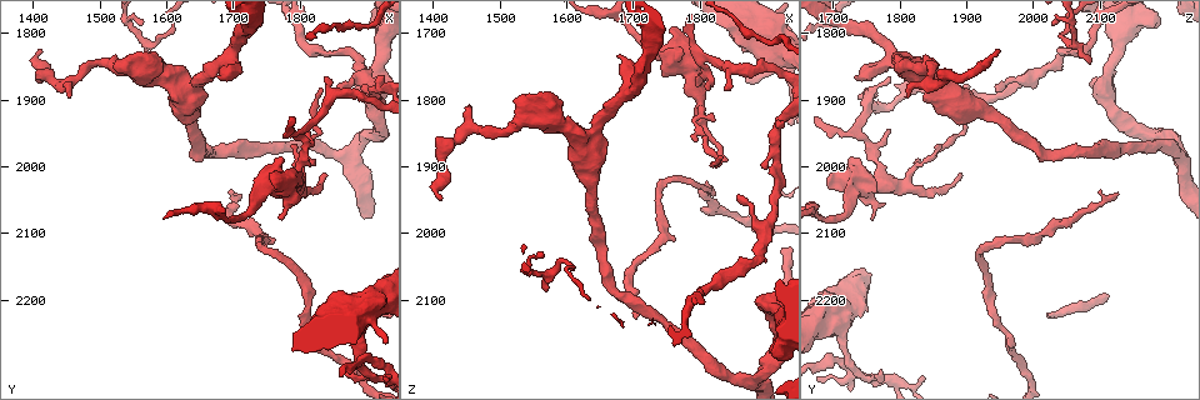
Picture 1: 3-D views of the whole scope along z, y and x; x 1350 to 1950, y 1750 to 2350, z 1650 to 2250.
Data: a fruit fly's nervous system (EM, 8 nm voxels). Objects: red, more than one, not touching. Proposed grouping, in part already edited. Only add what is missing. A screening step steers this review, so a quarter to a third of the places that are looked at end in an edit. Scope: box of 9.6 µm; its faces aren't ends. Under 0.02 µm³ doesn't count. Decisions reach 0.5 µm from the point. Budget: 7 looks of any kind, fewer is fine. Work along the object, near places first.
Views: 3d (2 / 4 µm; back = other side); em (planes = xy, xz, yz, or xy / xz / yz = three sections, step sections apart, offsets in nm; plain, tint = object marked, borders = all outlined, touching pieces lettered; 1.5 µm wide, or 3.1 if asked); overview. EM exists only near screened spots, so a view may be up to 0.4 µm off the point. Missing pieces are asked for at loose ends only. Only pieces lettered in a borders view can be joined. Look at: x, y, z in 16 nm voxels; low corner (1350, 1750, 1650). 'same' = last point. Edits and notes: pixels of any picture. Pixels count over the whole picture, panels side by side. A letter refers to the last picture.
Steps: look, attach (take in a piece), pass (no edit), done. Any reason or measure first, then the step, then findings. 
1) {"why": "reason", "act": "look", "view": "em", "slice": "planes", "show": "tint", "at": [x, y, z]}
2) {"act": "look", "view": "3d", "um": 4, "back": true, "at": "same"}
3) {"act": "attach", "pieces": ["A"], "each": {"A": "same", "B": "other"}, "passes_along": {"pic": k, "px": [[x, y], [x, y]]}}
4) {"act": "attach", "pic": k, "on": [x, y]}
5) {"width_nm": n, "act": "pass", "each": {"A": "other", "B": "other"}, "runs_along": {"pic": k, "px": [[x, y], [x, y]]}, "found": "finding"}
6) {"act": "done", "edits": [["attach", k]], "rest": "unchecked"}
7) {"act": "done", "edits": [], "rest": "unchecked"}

{"why": "thin end", "act": "look", "view": "em", "slice": "planes", "show": "borders", "at": [1855, 1885, 1945]}

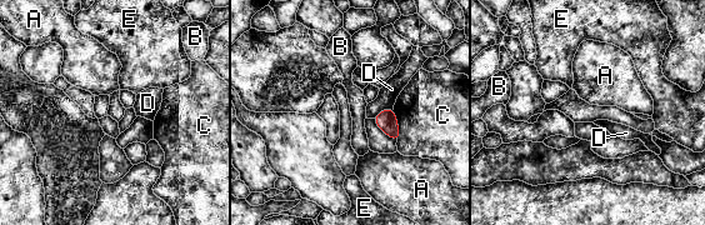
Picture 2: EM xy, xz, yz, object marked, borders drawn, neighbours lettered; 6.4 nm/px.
{"width_nm": 130, "act": "pass", "each": {"A": "other", "B": "other", "C": "other", "D": "other", "E": "other"}, "border": {"pic": 2, "px": [[393, 108], [385, 108], [373, 118]]}, "found": "no lettered piece goes on from it"}

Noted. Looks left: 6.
{"why": "branch stops here", "act": "look", "view": "em", "slice": "planes", "show": "borders", "at": [1705, 2040, 2130]}

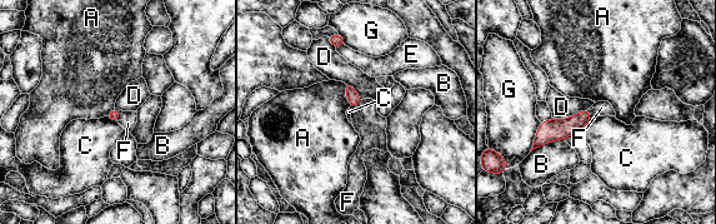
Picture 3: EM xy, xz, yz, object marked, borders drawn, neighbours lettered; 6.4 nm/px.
{"act": "attach", "pieces": ["F"], "each": {"A": "other", "B": "other", "C": "other", "D": "other", "E": "other", "F": "same", "G": "other"}, "passes_along": {"pic": 3, "px": [[353, 96], [356, 104], [371, 127]]}, "found": "it goes on there"}

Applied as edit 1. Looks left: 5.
{"act": "look", "view": "overview"}

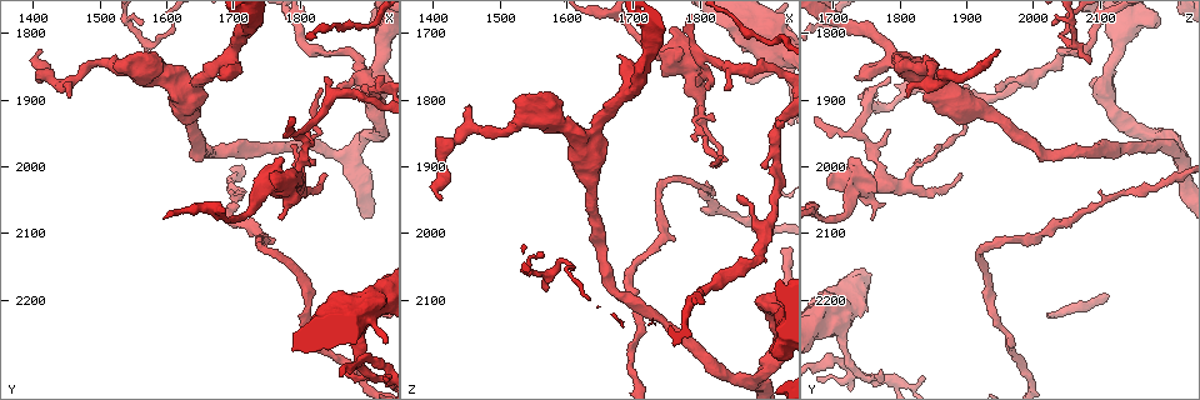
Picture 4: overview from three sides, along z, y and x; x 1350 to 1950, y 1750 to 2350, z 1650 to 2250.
{"why": "free end", "act": "look", "view": "3d", "um": 2, "at": [1410, 1825, 1945]}

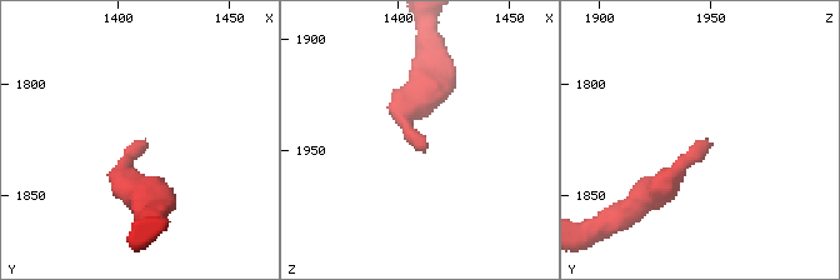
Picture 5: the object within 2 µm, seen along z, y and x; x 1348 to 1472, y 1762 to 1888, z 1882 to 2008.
{"why": "need the tissue", "act": "look", "view": "em", "slice": "planes", "show": "plain", "at": [1412, 1826, 1942]}

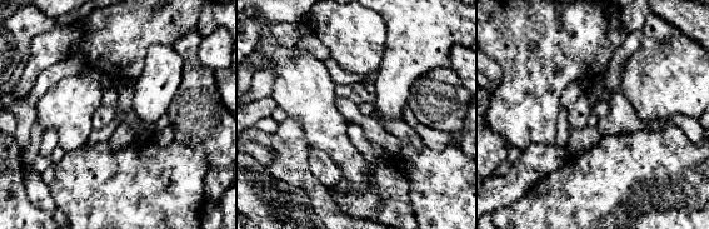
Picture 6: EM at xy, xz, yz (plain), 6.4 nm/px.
{"act": "look", "view": "em", "slice": "planes", "show": "borders", "at": "same"}

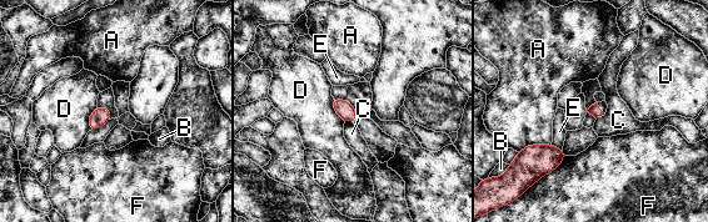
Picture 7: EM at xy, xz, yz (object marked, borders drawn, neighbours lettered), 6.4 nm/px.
{"act": "pass", "each": {"A": "other", "B": "other", "C": "other", "D": "other", "E": "other", "F": "other"}, "border": {"pic": 7, "px": [[332, 97], [332, 107], [344, 122]]}, "found": "no lettered piece goes on from it"}

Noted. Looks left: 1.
{"act": "done", "edits": [["attach", 3]], "rest": "unchecked"}

